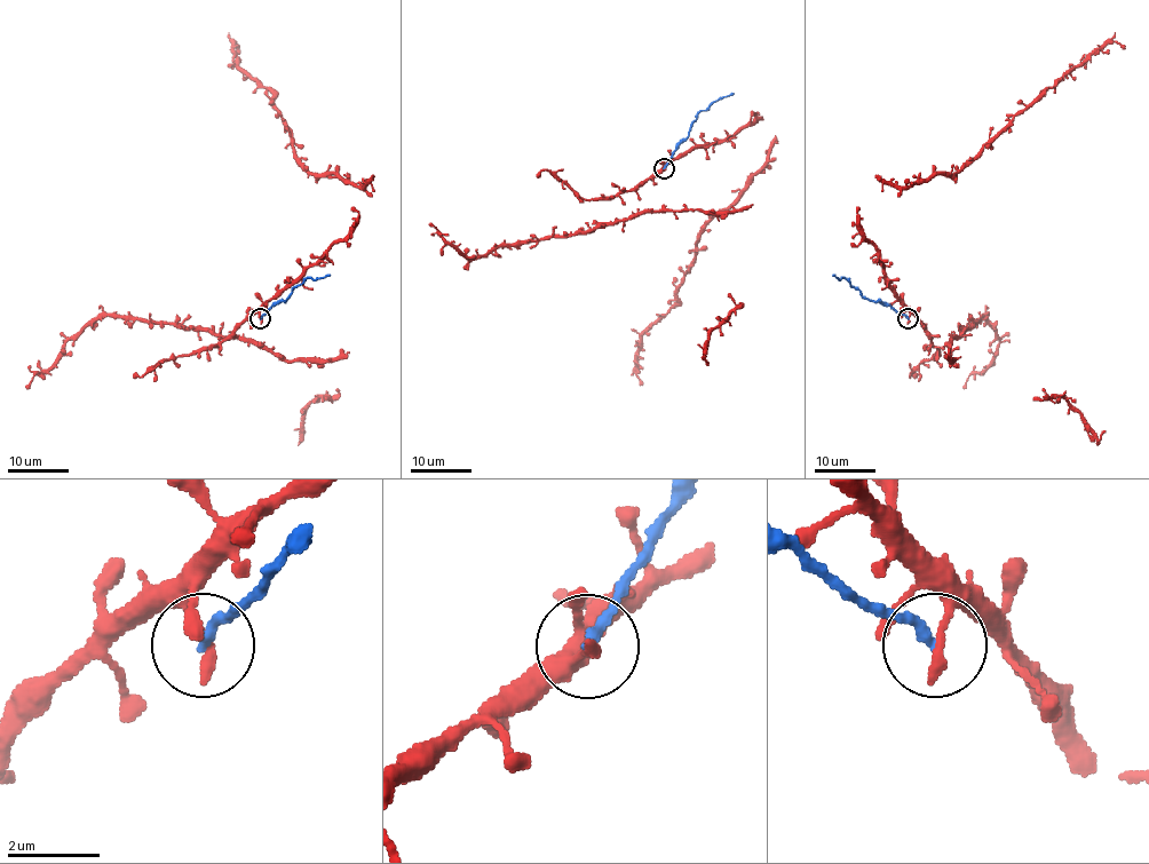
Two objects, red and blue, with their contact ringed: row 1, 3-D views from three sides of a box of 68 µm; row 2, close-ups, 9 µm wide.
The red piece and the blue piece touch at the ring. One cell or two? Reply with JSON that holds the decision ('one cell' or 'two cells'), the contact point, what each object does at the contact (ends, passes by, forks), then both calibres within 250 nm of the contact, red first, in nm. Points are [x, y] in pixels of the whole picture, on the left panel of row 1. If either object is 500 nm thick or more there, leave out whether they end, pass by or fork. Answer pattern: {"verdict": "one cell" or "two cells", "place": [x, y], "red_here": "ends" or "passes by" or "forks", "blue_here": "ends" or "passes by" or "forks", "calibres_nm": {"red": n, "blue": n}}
{"verdict": "two cells", "place": [260, 318], "red_here": "ends", "blue_here": "ends", "calibres_nm": {"red": 280, "blue": 240}}

